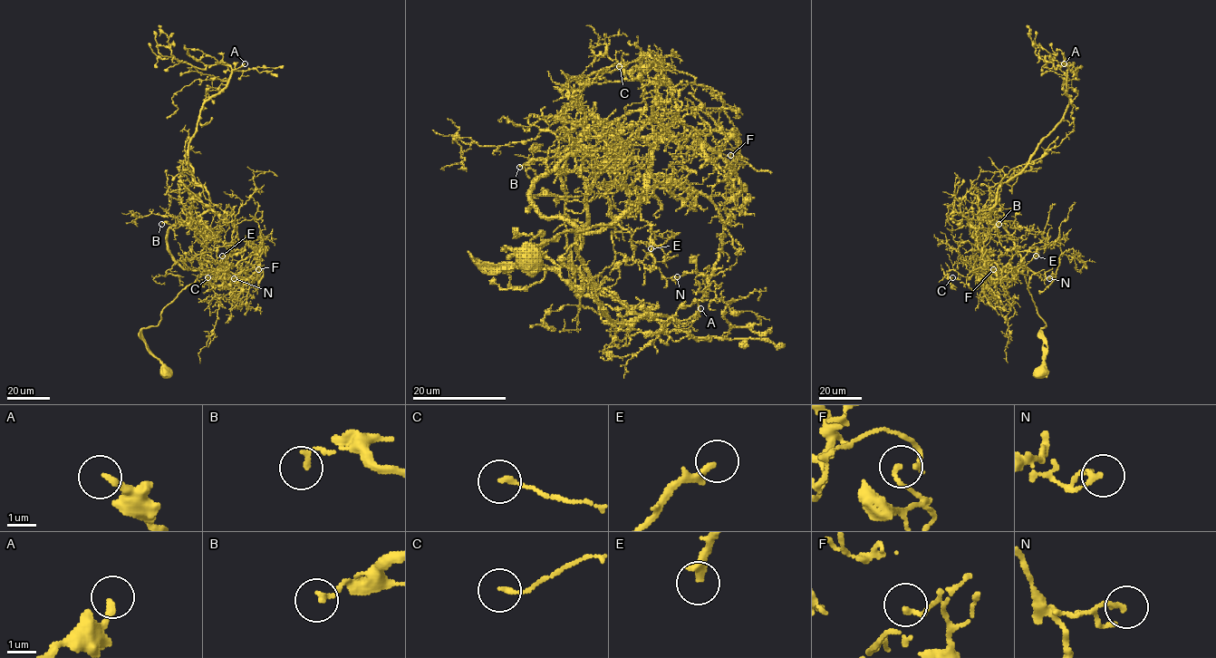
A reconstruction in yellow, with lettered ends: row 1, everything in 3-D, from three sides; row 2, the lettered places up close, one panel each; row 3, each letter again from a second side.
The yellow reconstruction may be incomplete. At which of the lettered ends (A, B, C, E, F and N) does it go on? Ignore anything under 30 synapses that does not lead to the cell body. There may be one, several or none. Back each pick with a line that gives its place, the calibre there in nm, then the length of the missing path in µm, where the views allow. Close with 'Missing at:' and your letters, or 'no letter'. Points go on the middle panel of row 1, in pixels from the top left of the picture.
E: (651, 248) | 280 nm | 40 µm
Missing at: E

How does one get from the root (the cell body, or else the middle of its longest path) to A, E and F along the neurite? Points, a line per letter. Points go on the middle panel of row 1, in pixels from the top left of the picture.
A: (523, 256), (476, 263), (606, 228), (531, 187), (619, 149), (578, 231), (595, 298), (700, 308)
E: (523, 256), (476, 263), (511, 270), (520, 251), (565, 231), (617, 223), (635, 204), (654, 235), (651, 248)
F: (523, 256), (476, 263), (511, 270), (520, 251), (613, 223), (641, 195), (651, 140), (697, 135), (730, 155)

